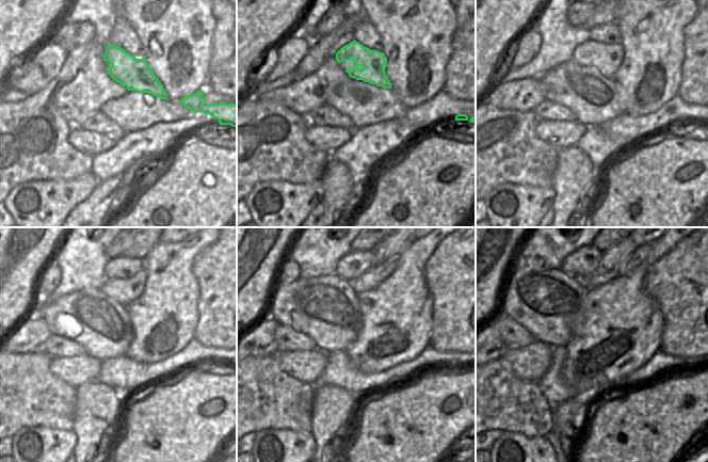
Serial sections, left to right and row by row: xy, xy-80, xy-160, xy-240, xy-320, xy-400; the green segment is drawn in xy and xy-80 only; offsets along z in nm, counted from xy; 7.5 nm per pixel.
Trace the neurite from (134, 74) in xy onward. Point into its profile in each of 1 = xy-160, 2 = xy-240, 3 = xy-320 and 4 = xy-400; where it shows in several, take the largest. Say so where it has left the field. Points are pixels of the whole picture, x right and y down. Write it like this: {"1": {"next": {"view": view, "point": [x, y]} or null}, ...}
{"1": {"next": {"view": "xy-160", "point": [608, 57]}}, "2": {"next": {"view": "xy-240", "point": [124, 290]}}, "3": {"next": {"view": "xy-320", "point": [371, 279]}}, "4": {"next": {"view": "xy-400", "point": [642, 252]}}}

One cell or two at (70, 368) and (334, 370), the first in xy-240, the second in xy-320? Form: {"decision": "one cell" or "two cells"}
{"decision": "two cells"}

